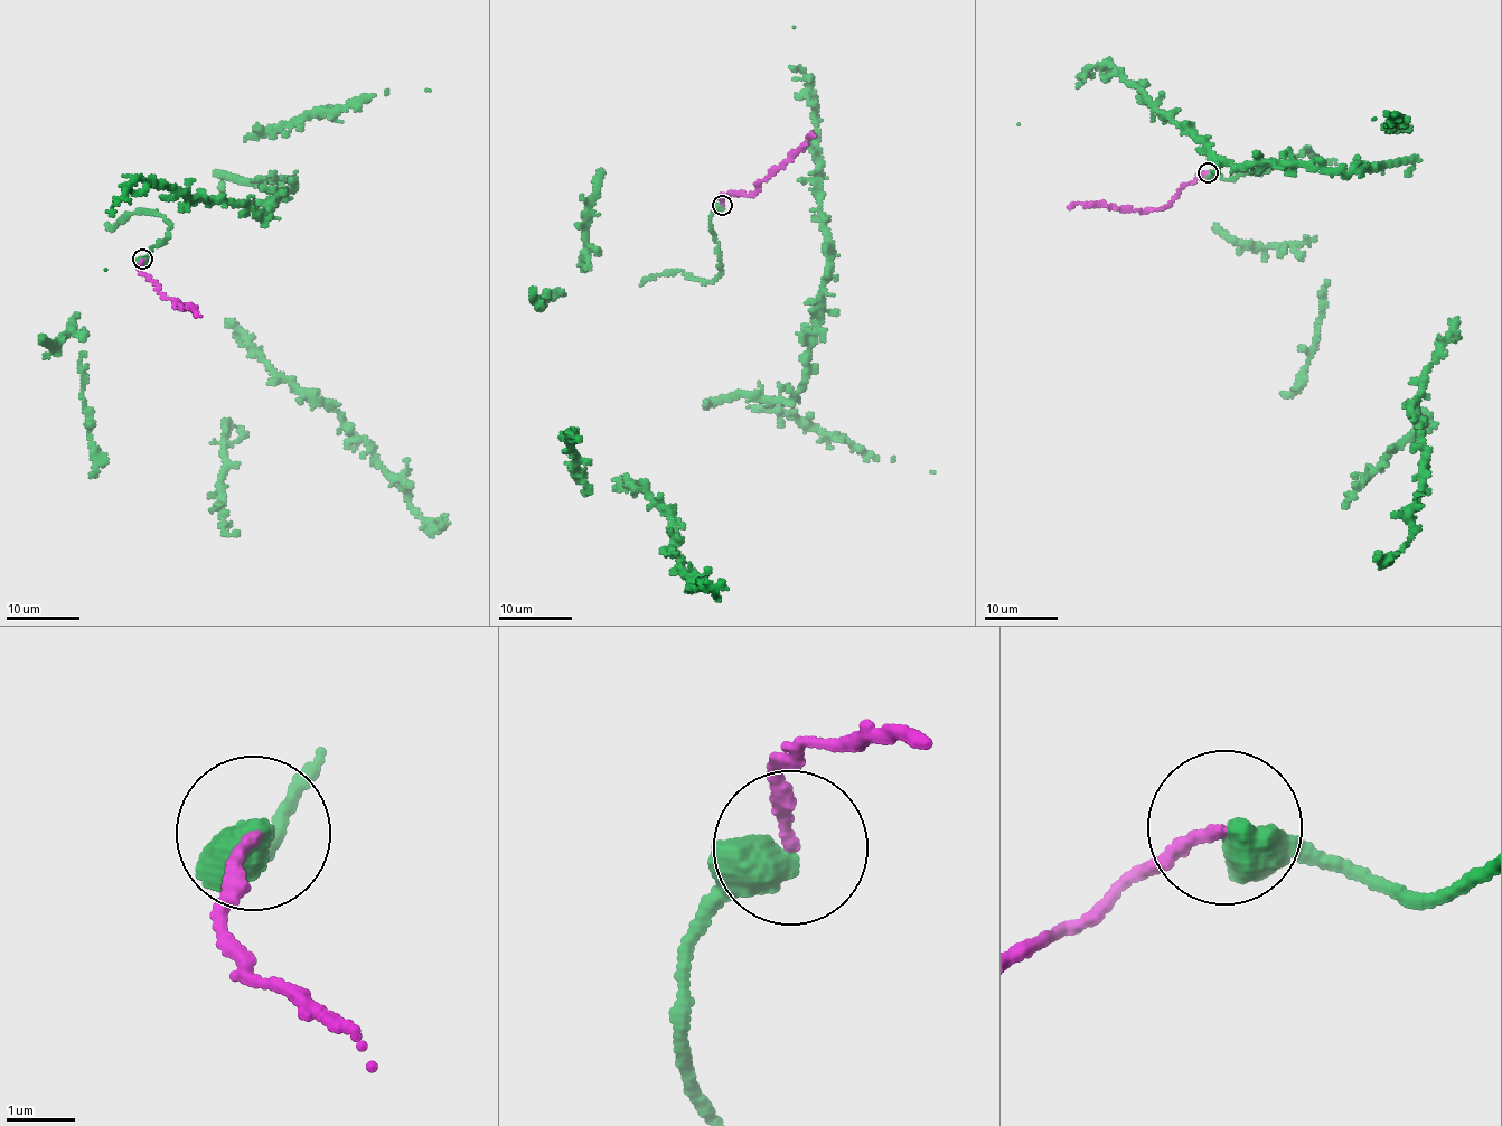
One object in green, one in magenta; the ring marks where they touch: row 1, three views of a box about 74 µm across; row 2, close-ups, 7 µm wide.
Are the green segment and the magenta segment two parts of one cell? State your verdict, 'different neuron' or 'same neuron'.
same neuron

